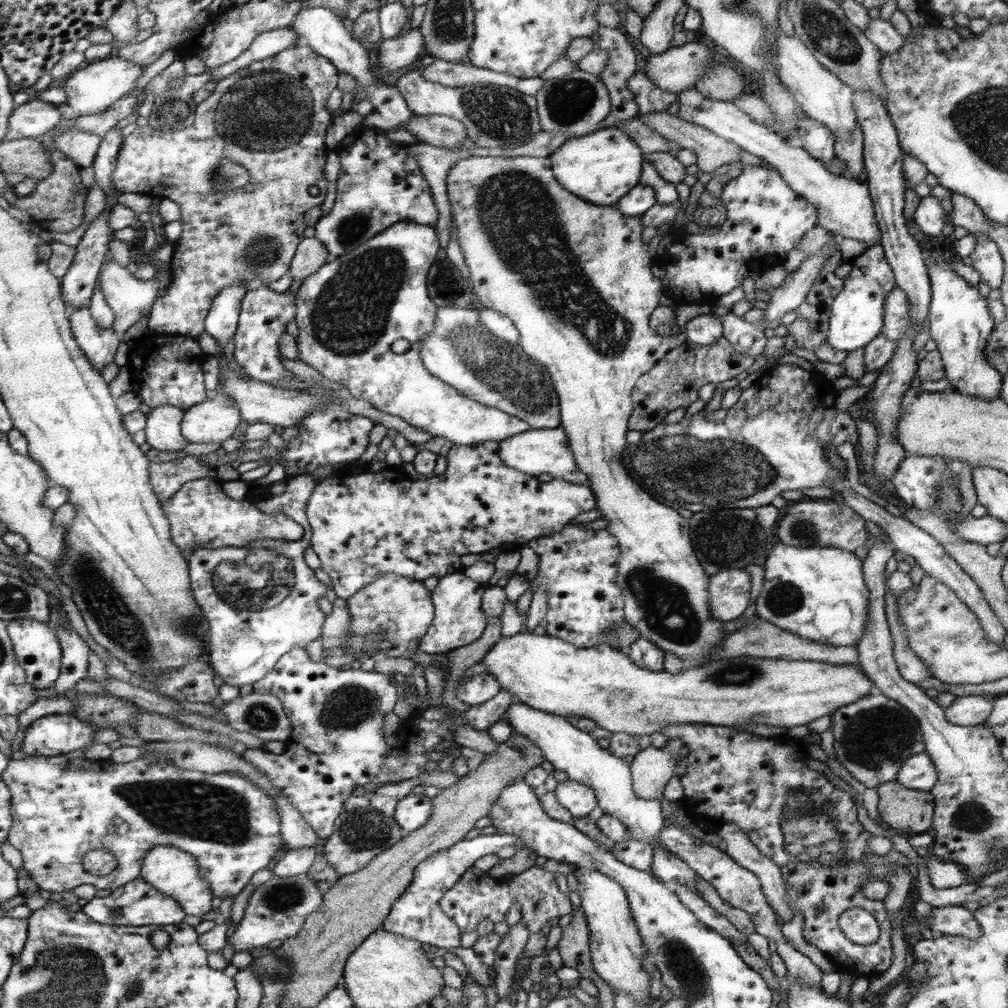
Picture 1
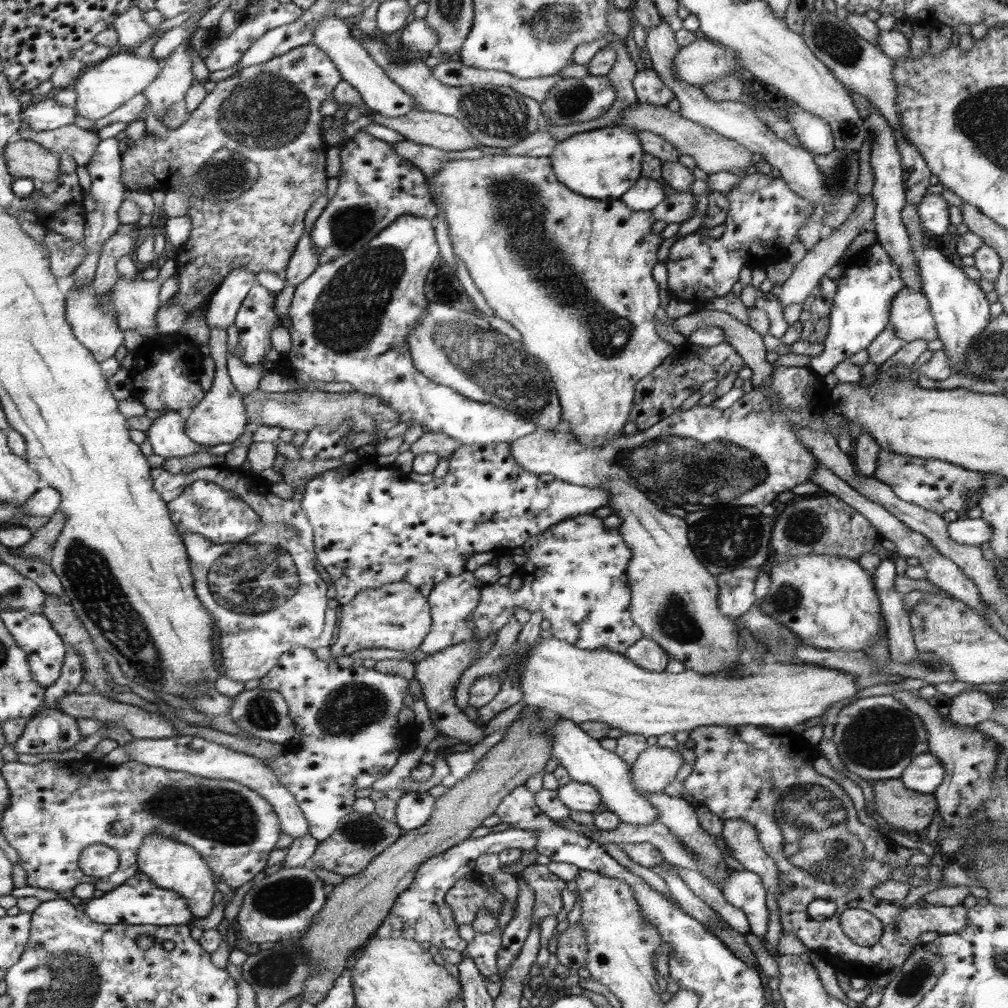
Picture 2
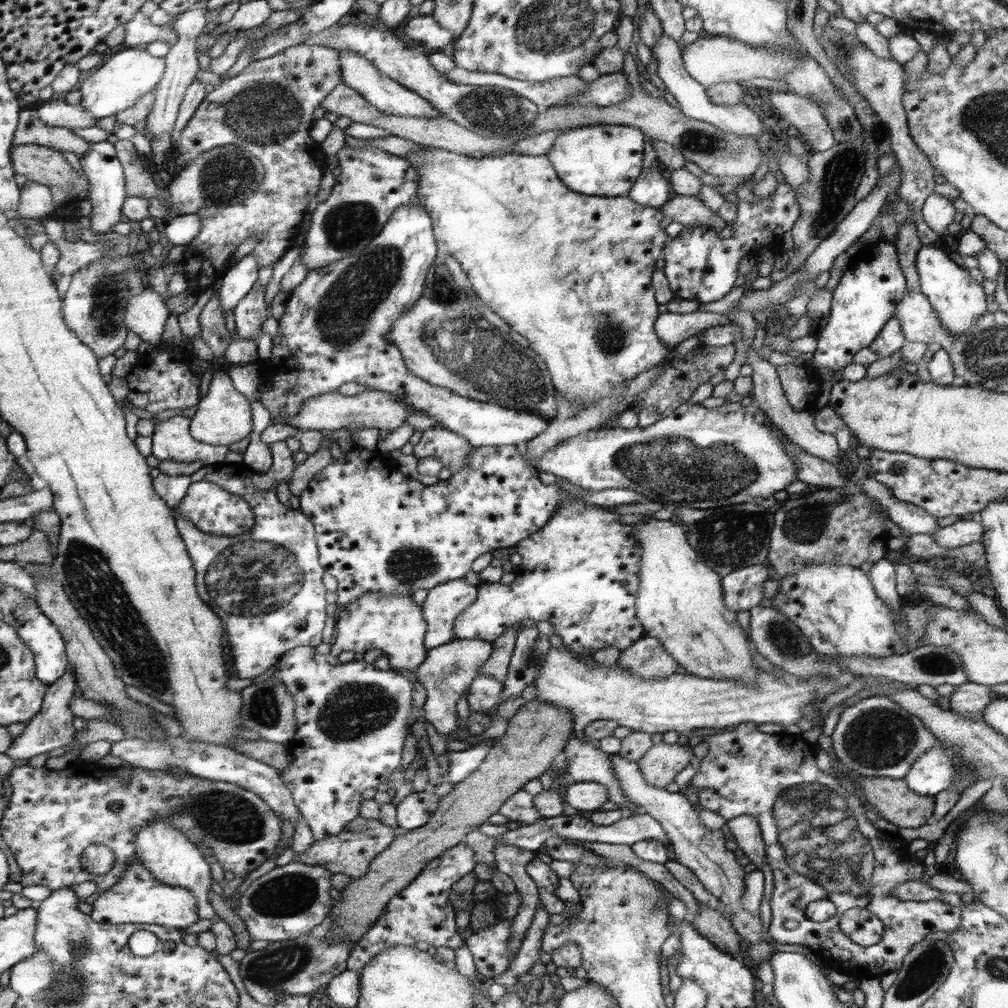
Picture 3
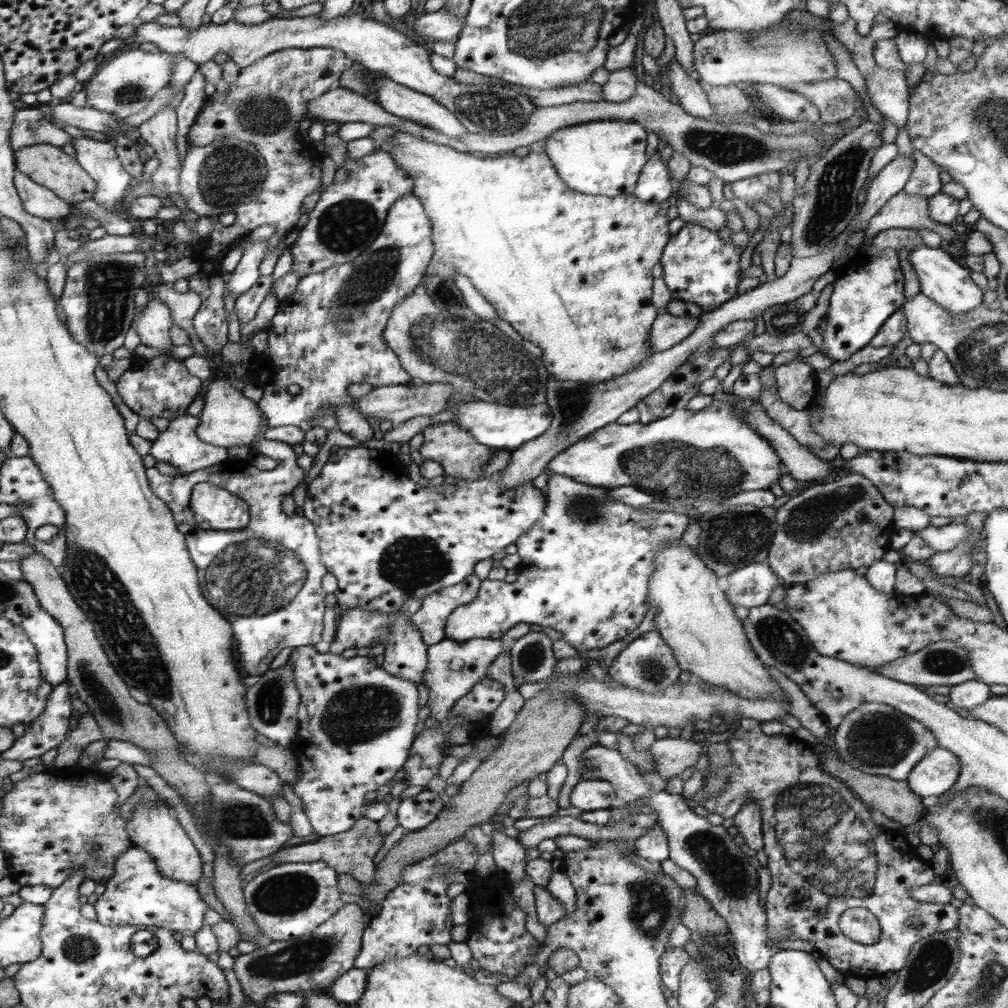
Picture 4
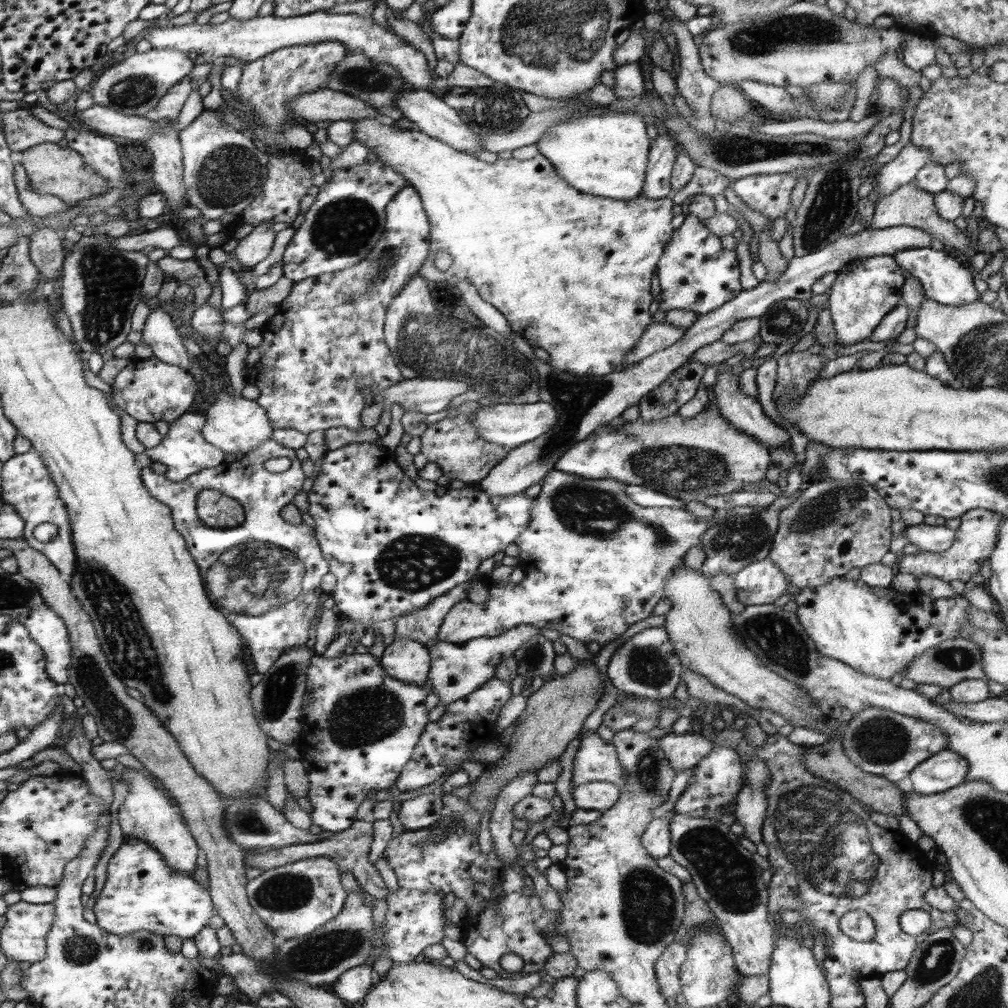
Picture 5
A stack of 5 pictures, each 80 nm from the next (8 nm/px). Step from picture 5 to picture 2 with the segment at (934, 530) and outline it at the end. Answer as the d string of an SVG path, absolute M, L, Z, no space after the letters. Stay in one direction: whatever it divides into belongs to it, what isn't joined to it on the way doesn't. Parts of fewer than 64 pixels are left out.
M980 517L957 519L948 523L948 537L958 544L976 547L990 542L992 527Z

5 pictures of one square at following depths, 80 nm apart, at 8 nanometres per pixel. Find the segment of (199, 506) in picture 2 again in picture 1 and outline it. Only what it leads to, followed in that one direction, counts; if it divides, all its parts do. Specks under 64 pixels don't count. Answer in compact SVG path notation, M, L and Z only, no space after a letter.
M199 478L186 483L180 491L169 499L162 501L166 516L170 520L174 544L182 549L185 557L192 556L198 546L202 548L248 548L254 540L288 540L296 542L304 536L304 529L289 516L277 512L266 514L253 502L232 500L224 494L219 482L212 478Z

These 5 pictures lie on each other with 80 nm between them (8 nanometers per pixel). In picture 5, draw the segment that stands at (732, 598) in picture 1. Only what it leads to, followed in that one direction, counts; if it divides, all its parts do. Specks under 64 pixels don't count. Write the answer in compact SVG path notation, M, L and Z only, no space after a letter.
M769 557L752 562L734 575L734 594L745 606L773 604L784 593L793 594L790 578Z

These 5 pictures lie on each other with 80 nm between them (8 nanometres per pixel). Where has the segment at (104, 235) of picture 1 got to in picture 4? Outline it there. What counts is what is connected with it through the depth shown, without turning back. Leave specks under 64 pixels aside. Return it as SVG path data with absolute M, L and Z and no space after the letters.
M74 138L78 164L97 181L97 191L92 200L115 213L115 207L127 196L131 176L124 170L114 144L92 138Z

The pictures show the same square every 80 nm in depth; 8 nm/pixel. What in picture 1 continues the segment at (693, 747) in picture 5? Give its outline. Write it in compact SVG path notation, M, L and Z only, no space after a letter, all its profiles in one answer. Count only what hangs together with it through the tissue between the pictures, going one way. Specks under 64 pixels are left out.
M650 745L638 751L631 763L631 777L636 795L646 800L663 798L664 787L676 775L676 753Z

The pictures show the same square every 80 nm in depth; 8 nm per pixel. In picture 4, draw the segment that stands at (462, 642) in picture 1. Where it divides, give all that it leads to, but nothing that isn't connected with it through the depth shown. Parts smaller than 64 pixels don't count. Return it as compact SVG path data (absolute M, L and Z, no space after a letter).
M474 573L463 582L441 588L441 591L432 592L424 597L420 610L413 615L413 624L421 631L422 640L432 646L447 643L444 632L448 616L458 606L468 604L476 599L482 580Z

